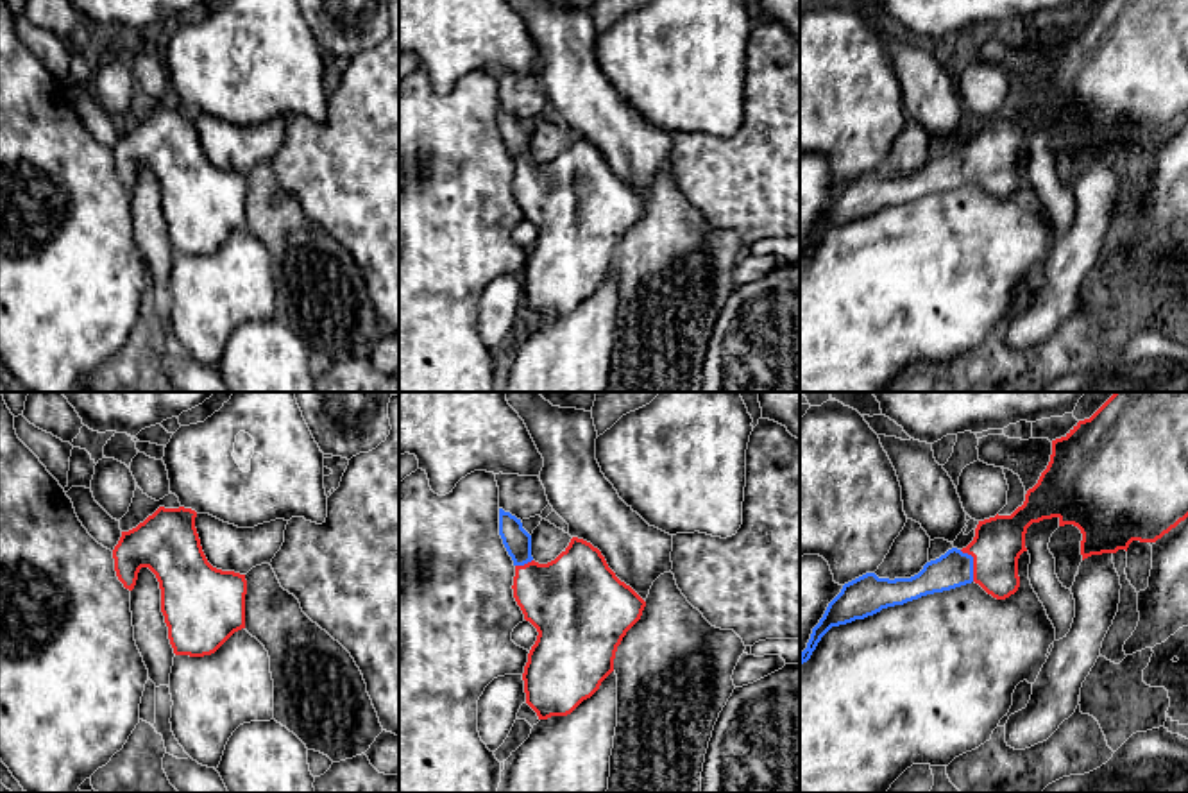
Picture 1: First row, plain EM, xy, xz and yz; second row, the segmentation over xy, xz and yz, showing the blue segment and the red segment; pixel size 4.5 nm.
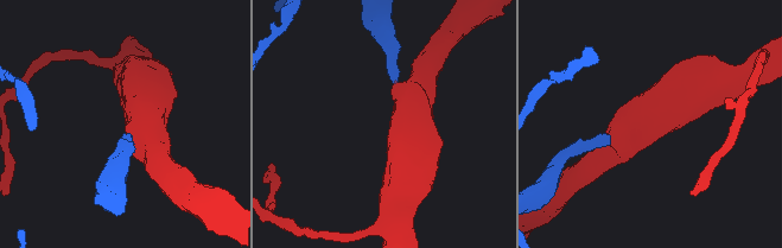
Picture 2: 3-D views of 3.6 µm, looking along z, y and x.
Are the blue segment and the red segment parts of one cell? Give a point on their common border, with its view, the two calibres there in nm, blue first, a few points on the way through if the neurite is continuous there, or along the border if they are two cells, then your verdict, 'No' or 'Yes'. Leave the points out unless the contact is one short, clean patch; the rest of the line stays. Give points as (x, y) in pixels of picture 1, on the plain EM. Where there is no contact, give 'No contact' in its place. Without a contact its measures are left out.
Touches blue at yz (972, 162). Thickness 160 nm (blue) against 220 nm. Path across: yz (952, 169), (972, 162), (999, 140). Yes

